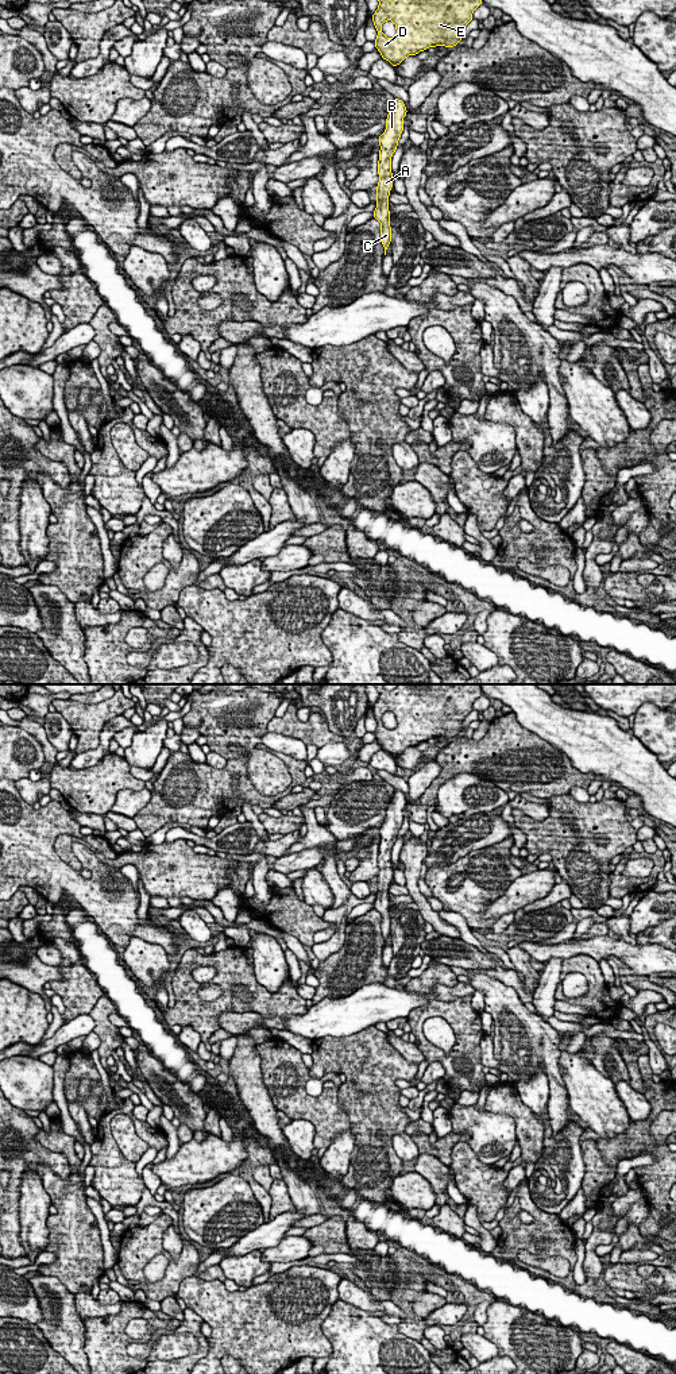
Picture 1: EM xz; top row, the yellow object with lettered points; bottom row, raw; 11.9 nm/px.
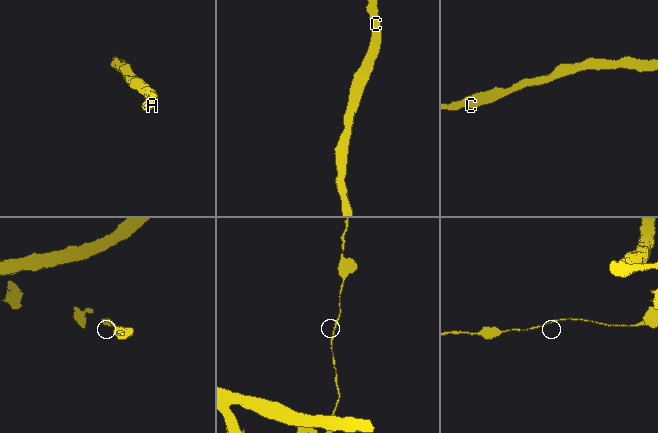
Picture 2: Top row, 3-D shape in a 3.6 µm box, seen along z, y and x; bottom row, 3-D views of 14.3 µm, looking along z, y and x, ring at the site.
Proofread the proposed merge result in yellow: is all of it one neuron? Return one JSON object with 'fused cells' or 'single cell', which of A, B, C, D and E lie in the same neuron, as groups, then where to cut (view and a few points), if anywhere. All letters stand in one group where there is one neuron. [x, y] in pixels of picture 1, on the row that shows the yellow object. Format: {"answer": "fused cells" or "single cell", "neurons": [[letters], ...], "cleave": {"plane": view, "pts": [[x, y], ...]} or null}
{"answer": "single cell", "neurons": [["A", "B", "C", "D", "E"]], "cleave": null}

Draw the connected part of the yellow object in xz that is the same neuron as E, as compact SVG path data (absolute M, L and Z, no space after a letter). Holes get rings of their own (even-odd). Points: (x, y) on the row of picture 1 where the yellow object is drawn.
M378 0L379 5L371 16L378 31L375 49L382 59L394 67L409 55L417 55L429 47L455 47L463 39L463 28L474 19L474 11L483 4L482 0ZM391 20L397 35L387 38L382 32L382 24Z

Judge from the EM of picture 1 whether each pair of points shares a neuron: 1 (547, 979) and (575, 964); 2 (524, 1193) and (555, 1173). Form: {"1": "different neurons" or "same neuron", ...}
{"1": "different neurons", "2": "different neurons"}

